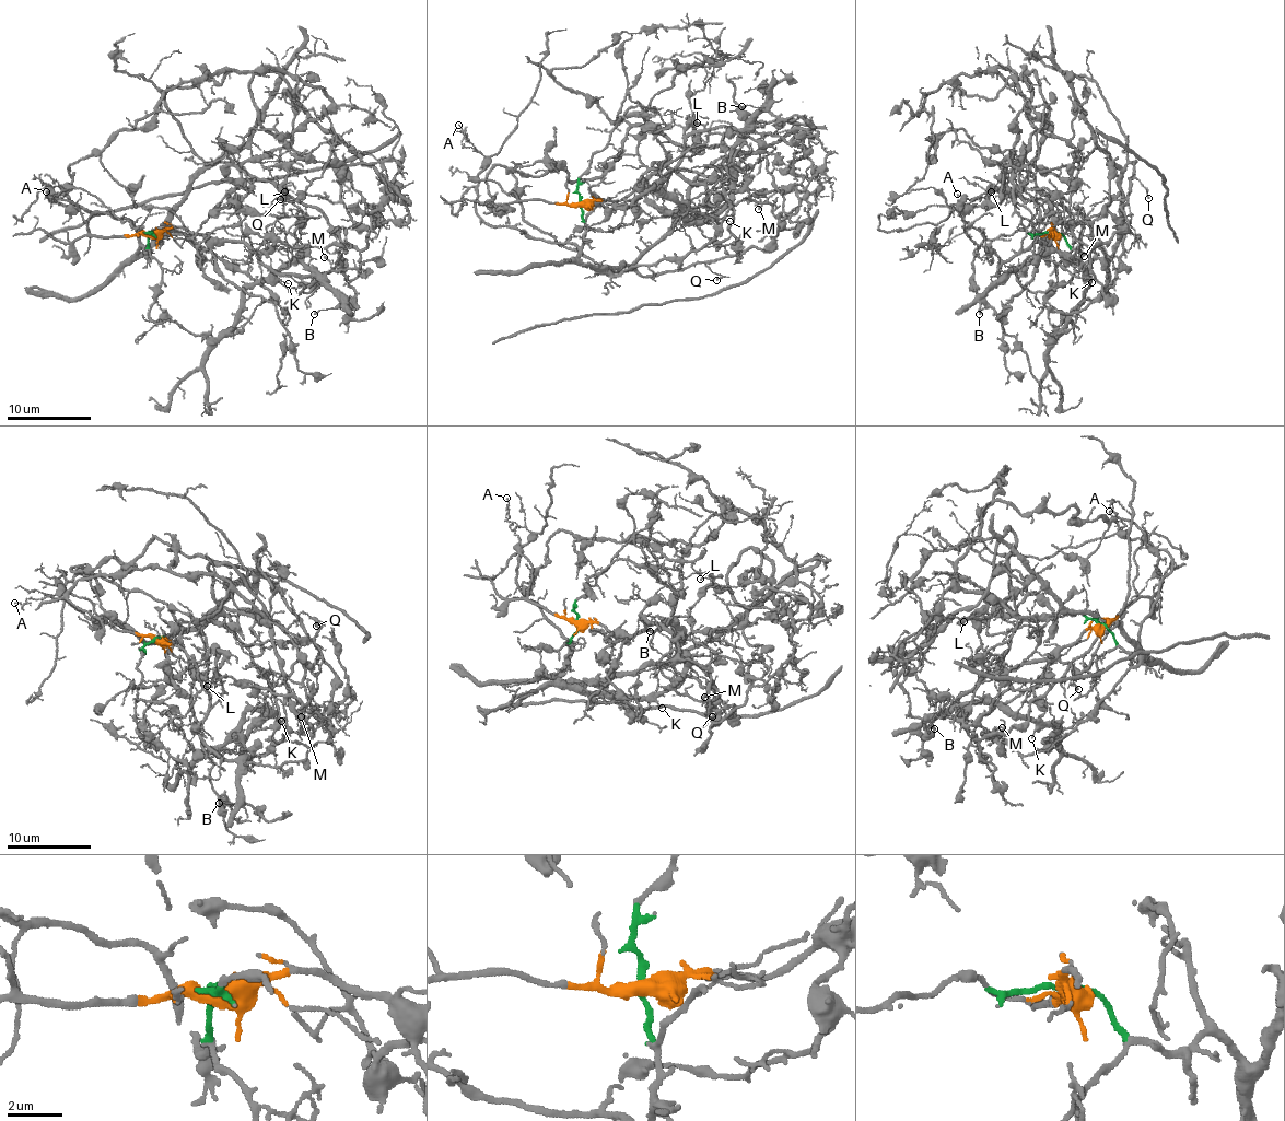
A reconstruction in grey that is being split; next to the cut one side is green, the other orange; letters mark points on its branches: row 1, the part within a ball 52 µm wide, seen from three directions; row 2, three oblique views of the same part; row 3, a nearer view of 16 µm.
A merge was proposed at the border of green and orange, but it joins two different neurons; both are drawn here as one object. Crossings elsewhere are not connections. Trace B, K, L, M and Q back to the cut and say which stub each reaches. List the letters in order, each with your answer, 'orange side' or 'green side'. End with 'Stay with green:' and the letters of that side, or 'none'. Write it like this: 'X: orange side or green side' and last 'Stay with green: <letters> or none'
B: orange side
K: orange side
L: orange side
M: orange side
Q: green side
Stay with green: Q

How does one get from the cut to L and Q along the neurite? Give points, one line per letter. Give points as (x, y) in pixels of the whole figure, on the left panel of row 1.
L: (150, 233), (175, 226), (237, 238), (254, 249), (282, 215), (290, 182), (284, 193)
Q: (150, 233), (147, 252), (143, 246), (137, 255), (212, 162), (273, 178), (287, 189), (280, 200)

